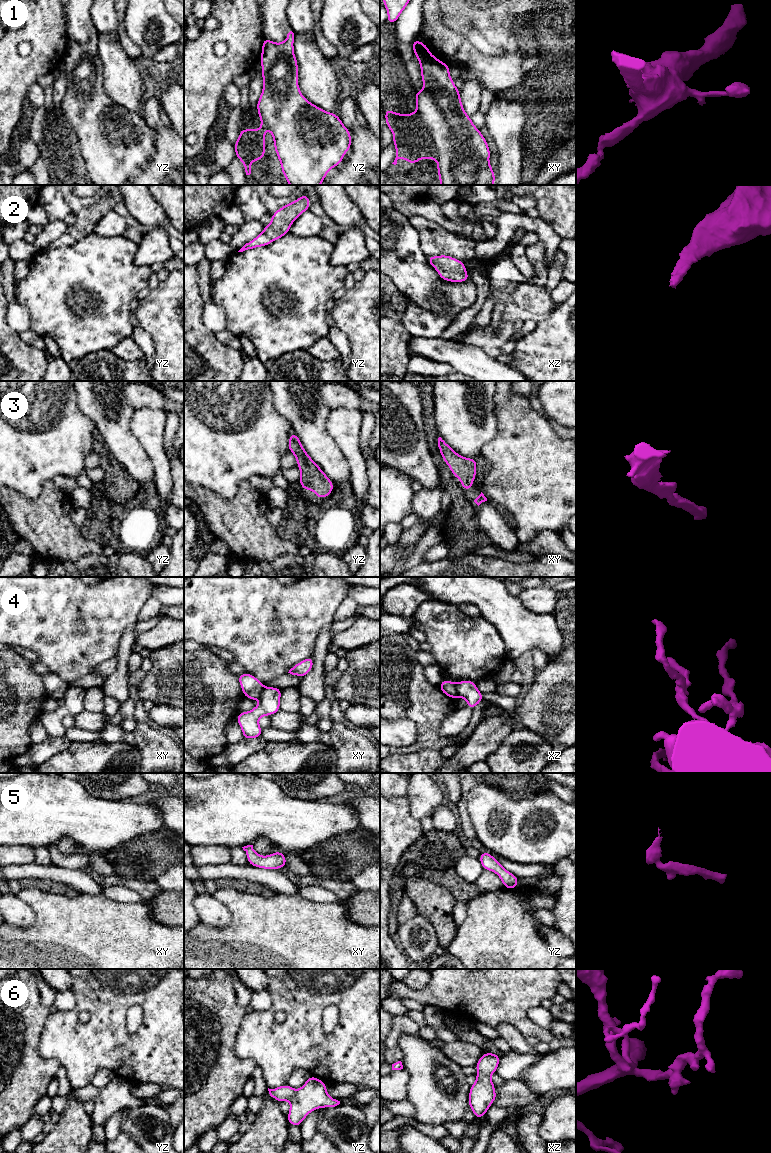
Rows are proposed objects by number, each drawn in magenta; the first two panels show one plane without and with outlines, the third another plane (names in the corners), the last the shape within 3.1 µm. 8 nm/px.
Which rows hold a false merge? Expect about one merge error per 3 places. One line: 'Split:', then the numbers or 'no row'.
Split: 1, 4

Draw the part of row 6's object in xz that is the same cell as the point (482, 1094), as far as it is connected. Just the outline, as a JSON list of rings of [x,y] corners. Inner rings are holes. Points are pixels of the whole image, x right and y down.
[[[491,1052],[483,1053],[475,1064],[477,1078],[476,1082],[470,1086],[467,1100],[475,1119],[486,1115],[487,1110],[497,1098],[495,1085],[489,1076],[496,1073],[500,1058],[500,1055]]]

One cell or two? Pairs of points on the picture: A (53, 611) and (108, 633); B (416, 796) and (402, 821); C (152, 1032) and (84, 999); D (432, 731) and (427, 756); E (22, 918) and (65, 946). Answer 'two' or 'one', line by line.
A: one
B: two
C: one
D: two
E: two

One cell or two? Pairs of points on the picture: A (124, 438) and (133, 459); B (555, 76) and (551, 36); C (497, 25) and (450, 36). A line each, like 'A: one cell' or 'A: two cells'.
A: one cell
B: one cell
C: two cells

